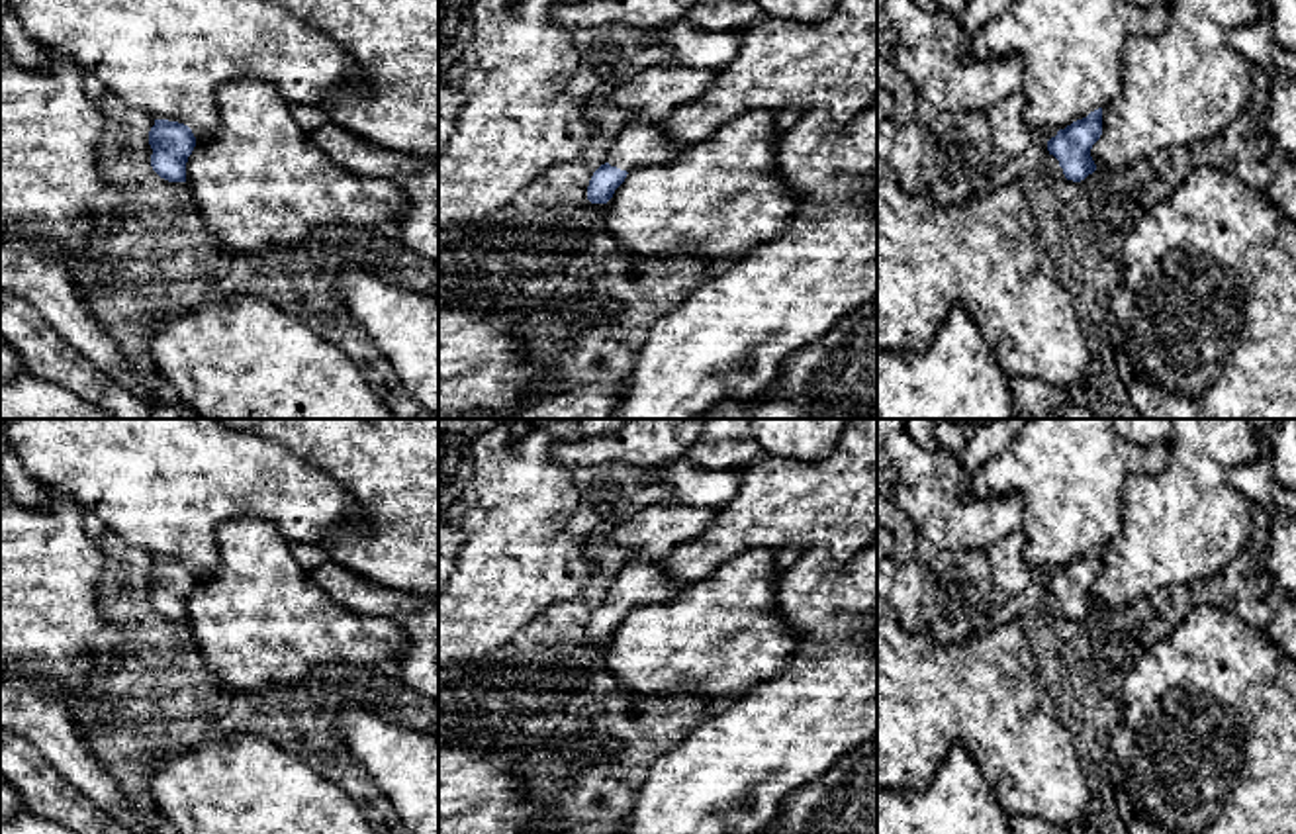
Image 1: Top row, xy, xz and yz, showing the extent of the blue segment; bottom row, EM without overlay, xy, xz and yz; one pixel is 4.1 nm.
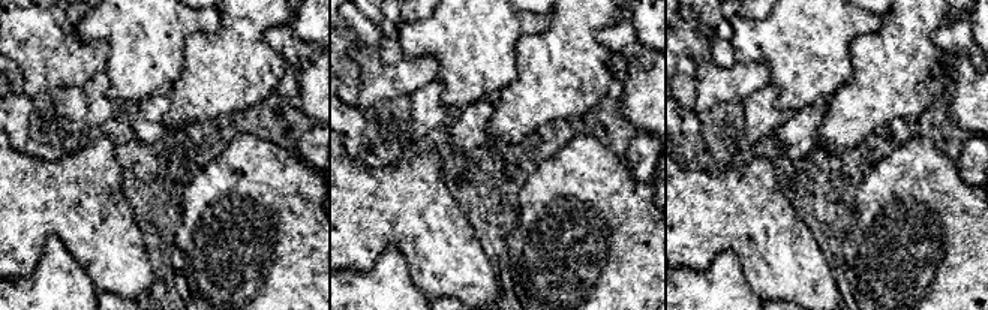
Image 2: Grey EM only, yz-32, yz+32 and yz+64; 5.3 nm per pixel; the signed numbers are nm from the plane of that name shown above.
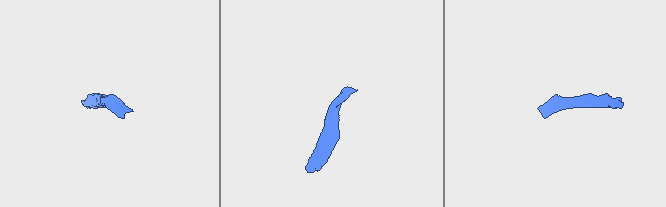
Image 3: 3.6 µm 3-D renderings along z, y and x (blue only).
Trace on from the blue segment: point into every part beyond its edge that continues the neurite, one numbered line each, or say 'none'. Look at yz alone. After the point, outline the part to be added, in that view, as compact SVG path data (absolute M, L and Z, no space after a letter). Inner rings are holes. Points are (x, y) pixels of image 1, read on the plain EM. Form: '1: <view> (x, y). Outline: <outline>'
1: yz (1052, 607). Outline: M1049 591L1043 597L1043 611L1047 617L1053 617L1053 619L1065 617L1063 607L1059 605L1059 599Z

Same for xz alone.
1: xz (641, 582). Outline: M630 556L607 589L605 601L621 609L668 603L677 595L664 562L644 556Z

